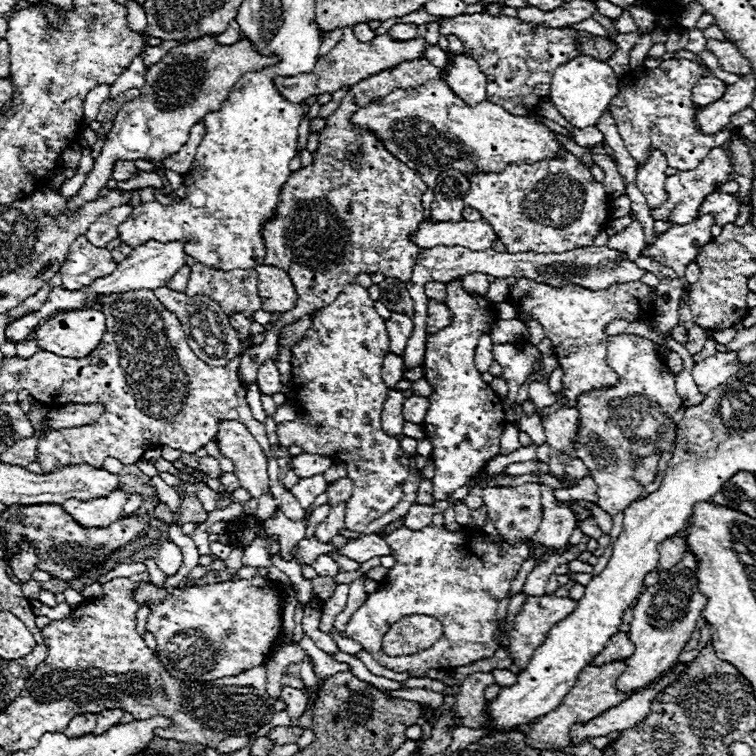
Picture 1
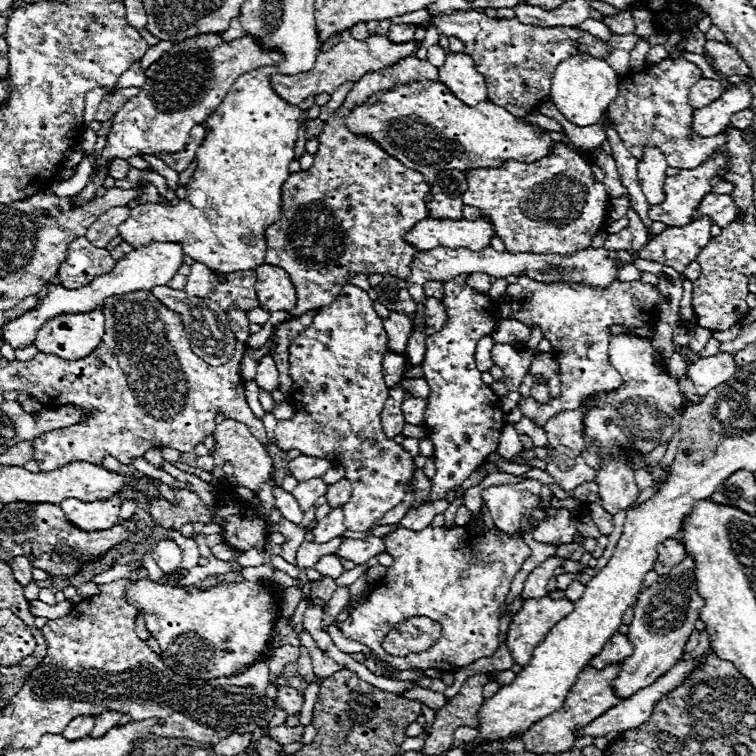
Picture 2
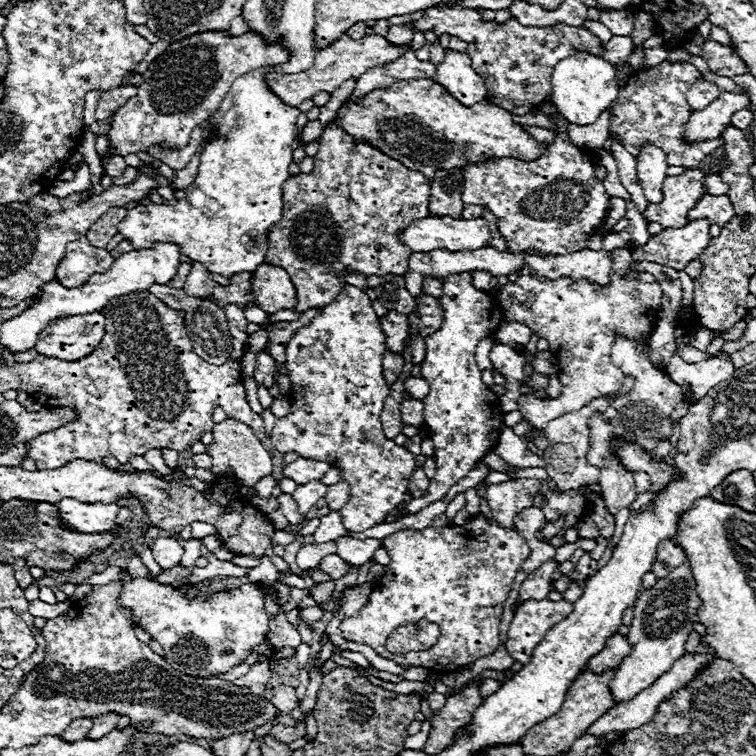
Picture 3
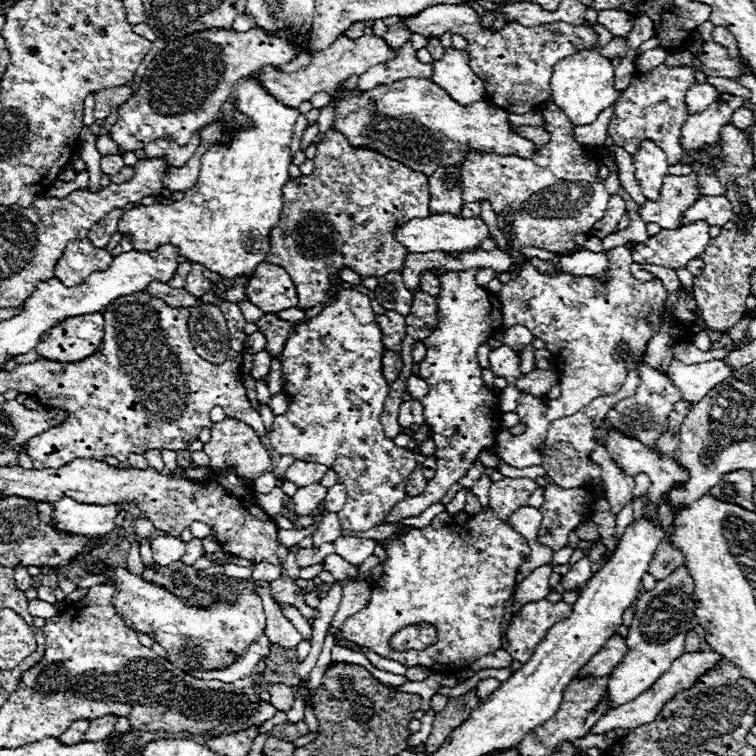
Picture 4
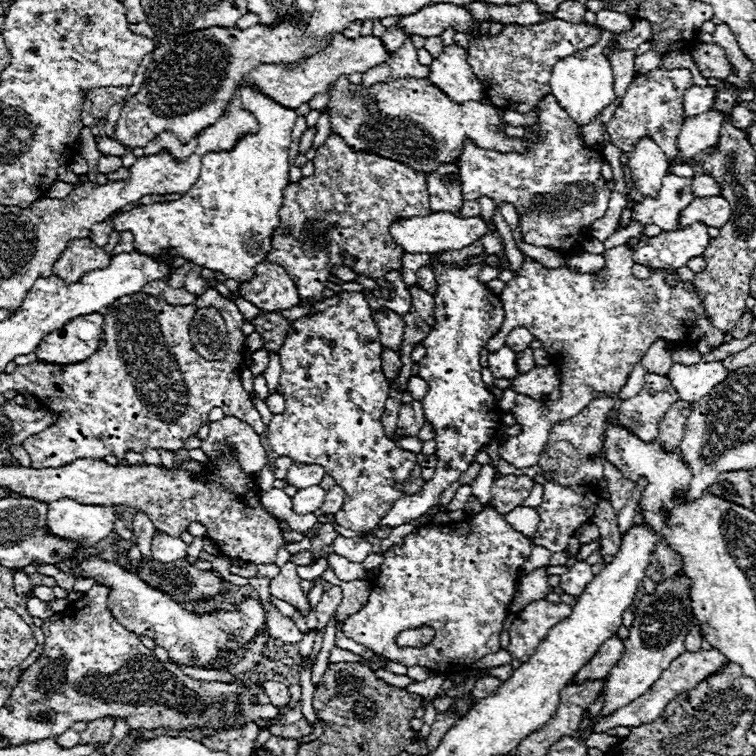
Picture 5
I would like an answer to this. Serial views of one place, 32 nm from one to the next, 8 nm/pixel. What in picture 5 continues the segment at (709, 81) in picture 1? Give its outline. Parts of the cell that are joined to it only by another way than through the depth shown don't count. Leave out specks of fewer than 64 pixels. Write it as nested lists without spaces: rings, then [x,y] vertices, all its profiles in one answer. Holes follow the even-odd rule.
[[[692,86],[686,90],[684,94],[684,118],[692,118],[692,116],[698,116],[702,112],[706,112],[712,102],[714,102],[714,88],[708,86],[708,88],[700,88],[700,86]]]

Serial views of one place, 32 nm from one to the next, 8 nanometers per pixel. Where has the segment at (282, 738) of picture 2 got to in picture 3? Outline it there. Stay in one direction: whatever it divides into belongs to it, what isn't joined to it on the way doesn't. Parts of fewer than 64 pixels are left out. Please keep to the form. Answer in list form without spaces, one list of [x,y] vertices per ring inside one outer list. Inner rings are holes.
[[[298,722],[296,726],[284,726],[284,724],[276,724],[272,730],[270,730],[270,736],[280,740],[280,742],[294,742],[302,736],[306,736],[306,724],[304,722]]]

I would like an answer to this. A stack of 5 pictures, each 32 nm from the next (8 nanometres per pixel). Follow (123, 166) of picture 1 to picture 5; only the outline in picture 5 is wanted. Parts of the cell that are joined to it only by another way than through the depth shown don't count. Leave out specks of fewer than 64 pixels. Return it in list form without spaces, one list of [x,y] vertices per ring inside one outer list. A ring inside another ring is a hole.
[[[100,156],[100,160],[98,160],[98,172],[102,172],[102,174],[108,174],[108,172],[114,172],[114,170],[118,170],[120,168],[120,164],[122,164],[122,160],[118,158],[118,156]]]

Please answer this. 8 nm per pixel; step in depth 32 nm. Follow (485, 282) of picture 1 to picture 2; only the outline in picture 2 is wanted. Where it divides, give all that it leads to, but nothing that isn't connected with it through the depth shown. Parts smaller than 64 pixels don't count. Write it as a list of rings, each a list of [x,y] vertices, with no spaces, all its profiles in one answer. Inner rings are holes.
[[[474,272],[474,274],[468,276],[468,284],[472,288],[476,288],[478,292],[484,292],[486,294],[490,290],[490,276],[484,274],[484,272]]]

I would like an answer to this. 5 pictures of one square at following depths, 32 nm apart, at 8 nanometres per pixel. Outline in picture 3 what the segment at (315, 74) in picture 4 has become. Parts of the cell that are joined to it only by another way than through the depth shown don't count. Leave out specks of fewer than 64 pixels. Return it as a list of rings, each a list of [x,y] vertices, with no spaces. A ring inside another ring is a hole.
[[[340,36],[334,44],[330,44],[324,50],[318,50],[314,56],[314,64],[308,70],[302,70],[298,74],[278,74],[278,72],[268,72],[266,74],[266,86],[280,96],[282,102],[288,102],[290,106],[300,106],[300,102],[312,98],[318,92],[328,92],[332,94],[342,82],[346,82],[348,78],[360,78],[364,72],[368,72],[370,68],[388,64],[392,60],[396,60],[400,54],[404,52],[404,46],[396,48],[392,44],[388,44],[388,40],[384,36],[364,36],[360,40],[352,40],[350,36]]]

